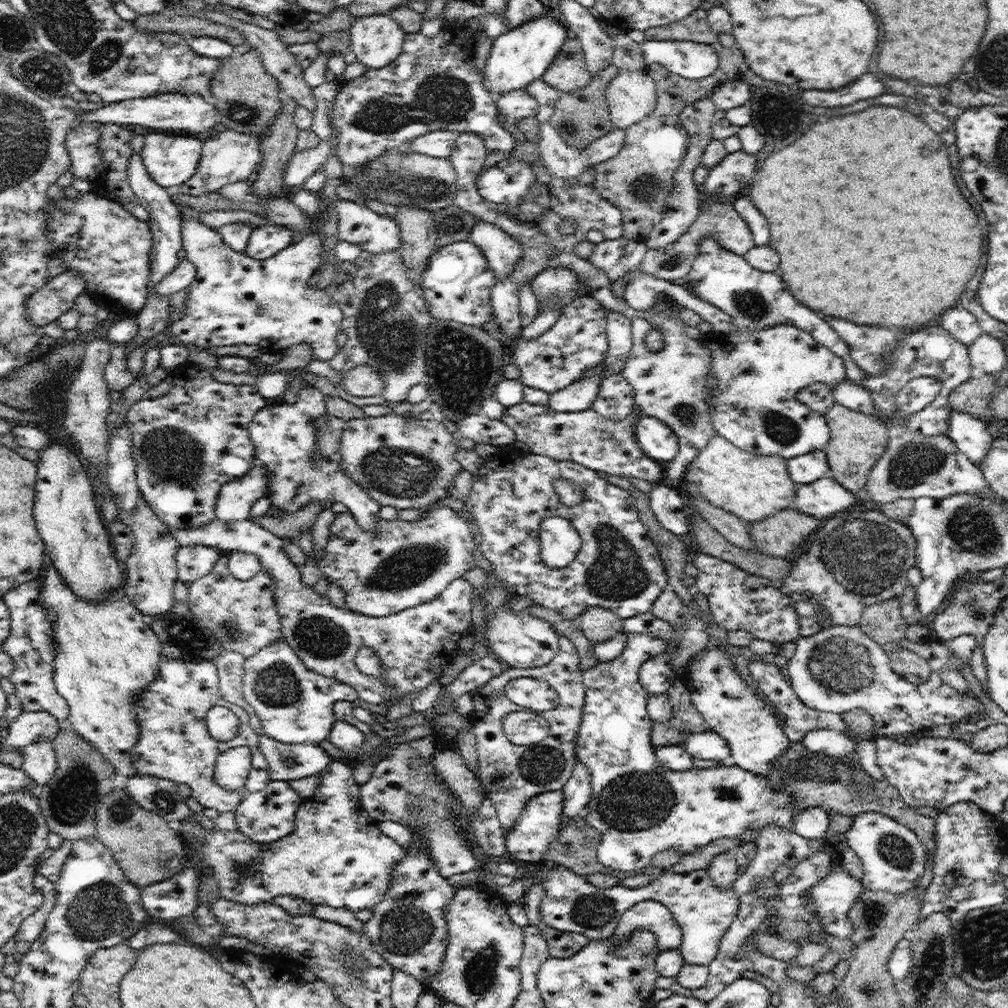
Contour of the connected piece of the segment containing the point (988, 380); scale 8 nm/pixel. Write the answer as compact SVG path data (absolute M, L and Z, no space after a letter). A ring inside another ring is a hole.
M974 373L968 381L952 390L949 404L956 411L969 412L976 418L984 418L990 398L998 390L996 376Z

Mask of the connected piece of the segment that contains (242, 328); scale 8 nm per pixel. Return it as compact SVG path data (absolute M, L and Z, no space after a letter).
M176 204L181 216L181 239L186 251L186 259L191 260L196 267L196 276L189 284L183 317L171 321L168 333L179 344L193 344L200 349L216 348L216 346L232 346L235 344L258 345L270 354L284 353L294 344L306 342L313 348L315 359L328 363L338 353L336 336L341 332L343 312L334 299L325 291L310 287L308 279L322 268L321 254L322 237L310 232L303 239L292 243L284 250L270 258L258 260L248 256L246 252L239 253L228 246L222 235L209 226L204 226L199 220L199 212Z

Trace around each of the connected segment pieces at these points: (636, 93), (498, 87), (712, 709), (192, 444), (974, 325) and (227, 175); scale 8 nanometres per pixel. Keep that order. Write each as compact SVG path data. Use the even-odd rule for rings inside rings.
M646 69L620 70L608 83L605 99L614 127L626 130L657 106L656 83Z
M546 14L493 39L483 73L483 83L489 93L495 98L508 90L526 89L531 82L543 76L560 47L570 36L570 31L561 20L554 20Z
M707 649L700 660L693 662L689 671L687 664L685 678L690 685L690 700L703 716L706 729L717 732L726 739L730 749L730 762L754 774L769 775L775 760L791 745L791 740L783 733L786 717L780 712L775 714L775 706L768 704L754 693L754 688L746 685L734 669L732 660L722 649Z
M187 364L174 373L172 389L160 398L136 402L127 412L125 423L130 430L131 453L136 461L142 498L171 529L182 530L215 520L222 486L252 470L255 450L250 441L249 423L267 404L256 386L222 384L214 380L210 369L202 366Z
M959 305L943 311L937 323L966 346L970 346L983 333L977 318Z
M220 125L212 135L204 139L196 172L190 180L183 182L179 189L184 194L200 197L220 190L227 184L234 184L253 177L258 164L262 162L260 147L260 136L257 134L246 134Z

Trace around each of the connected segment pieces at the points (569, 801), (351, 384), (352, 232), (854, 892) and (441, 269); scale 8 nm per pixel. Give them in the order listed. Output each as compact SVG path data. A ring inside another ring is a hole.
M575 762L572 776L561 788L564 795L561 826L584 814L591 797L591 780L589 770L583 762Z
M354 366L342 378L342 388L354 397L380 395L384 389L382 376L370 366Z
M339 199L334 205L338 217L337 237L361 245L362 251L379 253L398 251L400 229L395 219L380 215L366 204Z
M840 866L808 891L806 900L814 906L814 918L826 933L840 939L851 936L853 926L848 911L858 901L862 888L863 884Z
M464 240L439 247L430 256L421 276L420 288L428 302L430 314L437 319L455 320L483 328L485 322L495 320L490 296L494 285L494 275L482 251L473 242Z

